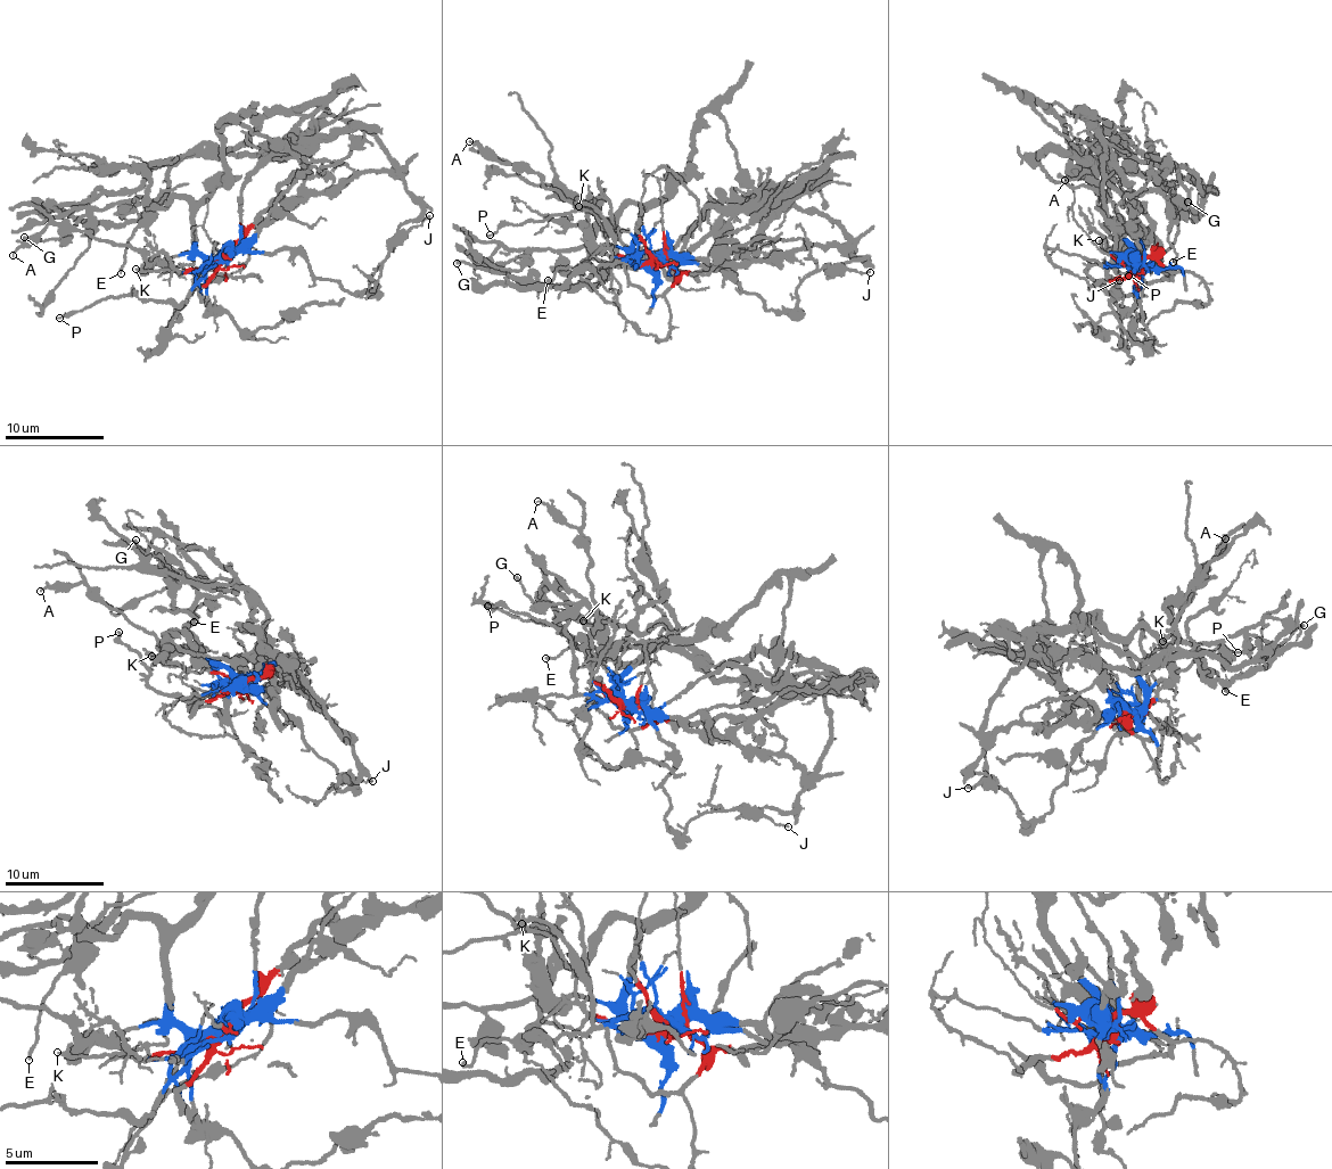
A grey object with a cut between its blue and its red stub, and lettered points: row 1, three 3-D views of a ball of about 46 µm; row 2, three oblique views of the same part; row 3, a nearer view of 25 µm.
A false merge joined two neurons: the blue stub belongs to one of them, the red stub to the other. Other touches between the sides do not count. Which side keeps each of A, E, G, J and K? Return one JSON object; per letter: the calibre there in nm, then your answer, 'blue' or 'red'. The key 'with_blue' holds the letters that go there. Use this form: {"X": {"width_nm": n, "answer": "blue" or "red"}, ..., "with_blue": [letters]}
{"A": {"width_nm": 150, "answer": "blue"}, "E": {"width_nm": 160, "answer": "blue"}, "G": {"width_nm": 220, "answer": "blue"}, "J": {"width_nm": 130, "answer": "blue"}, "K": {"width_nm": 200, "answer": "red"}, "with_blue": ["A", "E", "G", "J"]}

